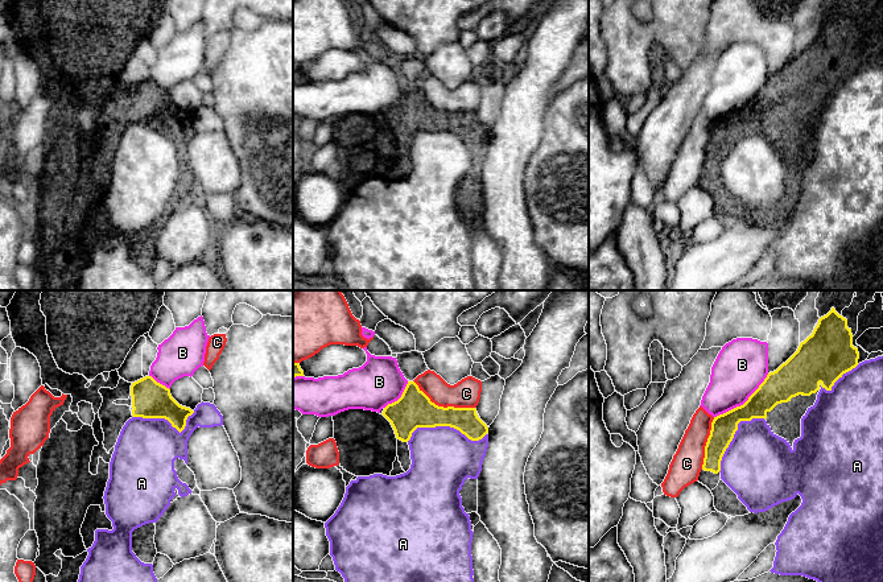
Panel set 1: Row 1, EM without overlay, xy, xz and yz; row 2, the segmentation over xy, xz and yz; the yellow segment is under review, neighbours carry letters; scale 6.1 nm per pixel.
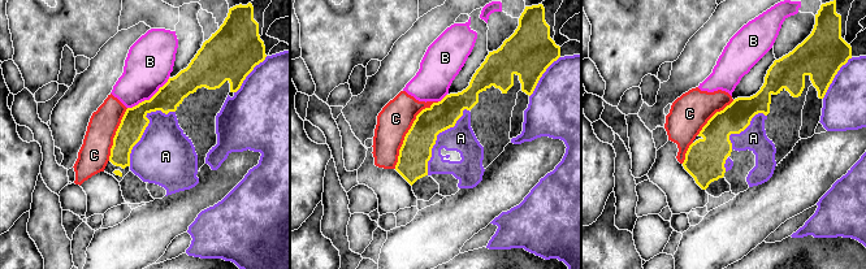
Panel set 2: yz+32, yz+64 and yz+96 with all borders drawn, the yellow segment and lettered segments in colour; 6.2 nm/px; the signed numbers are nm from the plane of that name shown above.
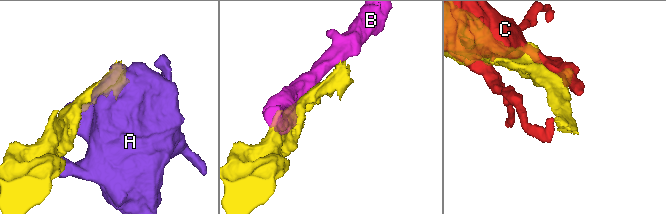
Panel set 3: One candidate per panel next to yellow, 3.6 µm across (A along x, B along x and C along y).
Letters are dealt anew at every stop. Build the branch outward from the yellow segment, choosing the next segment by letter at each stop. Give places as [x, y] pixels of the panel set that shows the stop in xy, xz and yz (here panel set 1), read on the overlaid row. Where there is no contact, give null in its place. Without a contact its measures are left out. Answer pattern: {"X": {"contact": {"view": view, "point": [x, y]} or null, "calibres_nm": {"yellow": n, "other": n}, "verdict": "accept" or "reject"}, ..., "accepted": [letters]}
{"A": {"contact": {"view": "xz", "point": [445, 425]}, "calibres_nm": {"yellow": 220, "other": 380}, "verdict": "reject"}, "B": {"contact": {"view": "yz", "point": [745, 403]}, "calibres_nm": {"yellow": 200, "other": 320}, "verdict": "reject"}, "C": {"contact": {"view": "xz", "point": [442, 407]}, "calibres_nm": {"yellow": 220, "other": 170}, "verdict": "reject"}, "accepted": []}

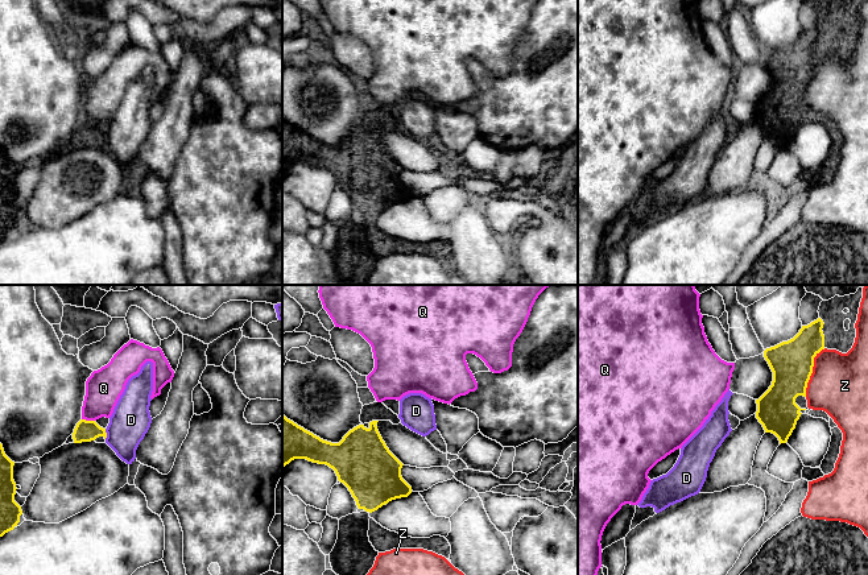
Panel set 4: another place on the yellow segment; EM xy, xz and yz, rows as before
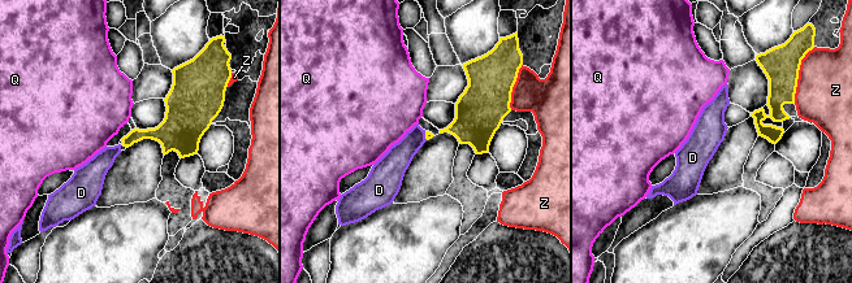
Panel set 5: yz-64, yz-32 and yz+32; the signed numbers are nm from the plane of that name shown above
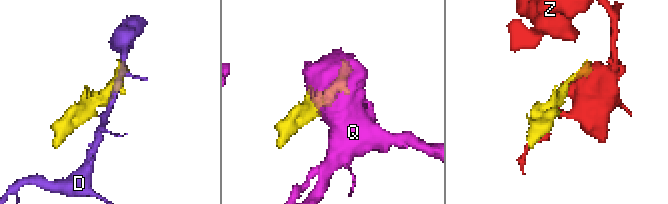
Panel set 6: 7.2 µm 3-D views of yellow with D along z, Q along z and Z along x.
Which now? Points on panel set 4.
{"D": {"contact": {"view": "xy", "point": [106, 434]}, "calibres_nm": {"yellow": 130, "other": 240}, "verdict": "reject"}, "Q": {"contact": {"view": "xy", "point": [89, 421]}, "calibres_nm": {"yellow": 130, "other": 220}, "verdict": "reject"}, "Z": {"contact": {"view": "yz", "point": [811, 372]}, "calibres_nm": {"yellow": 260, "other": 360}, "verdict": "reject"}, "accepted": []}

